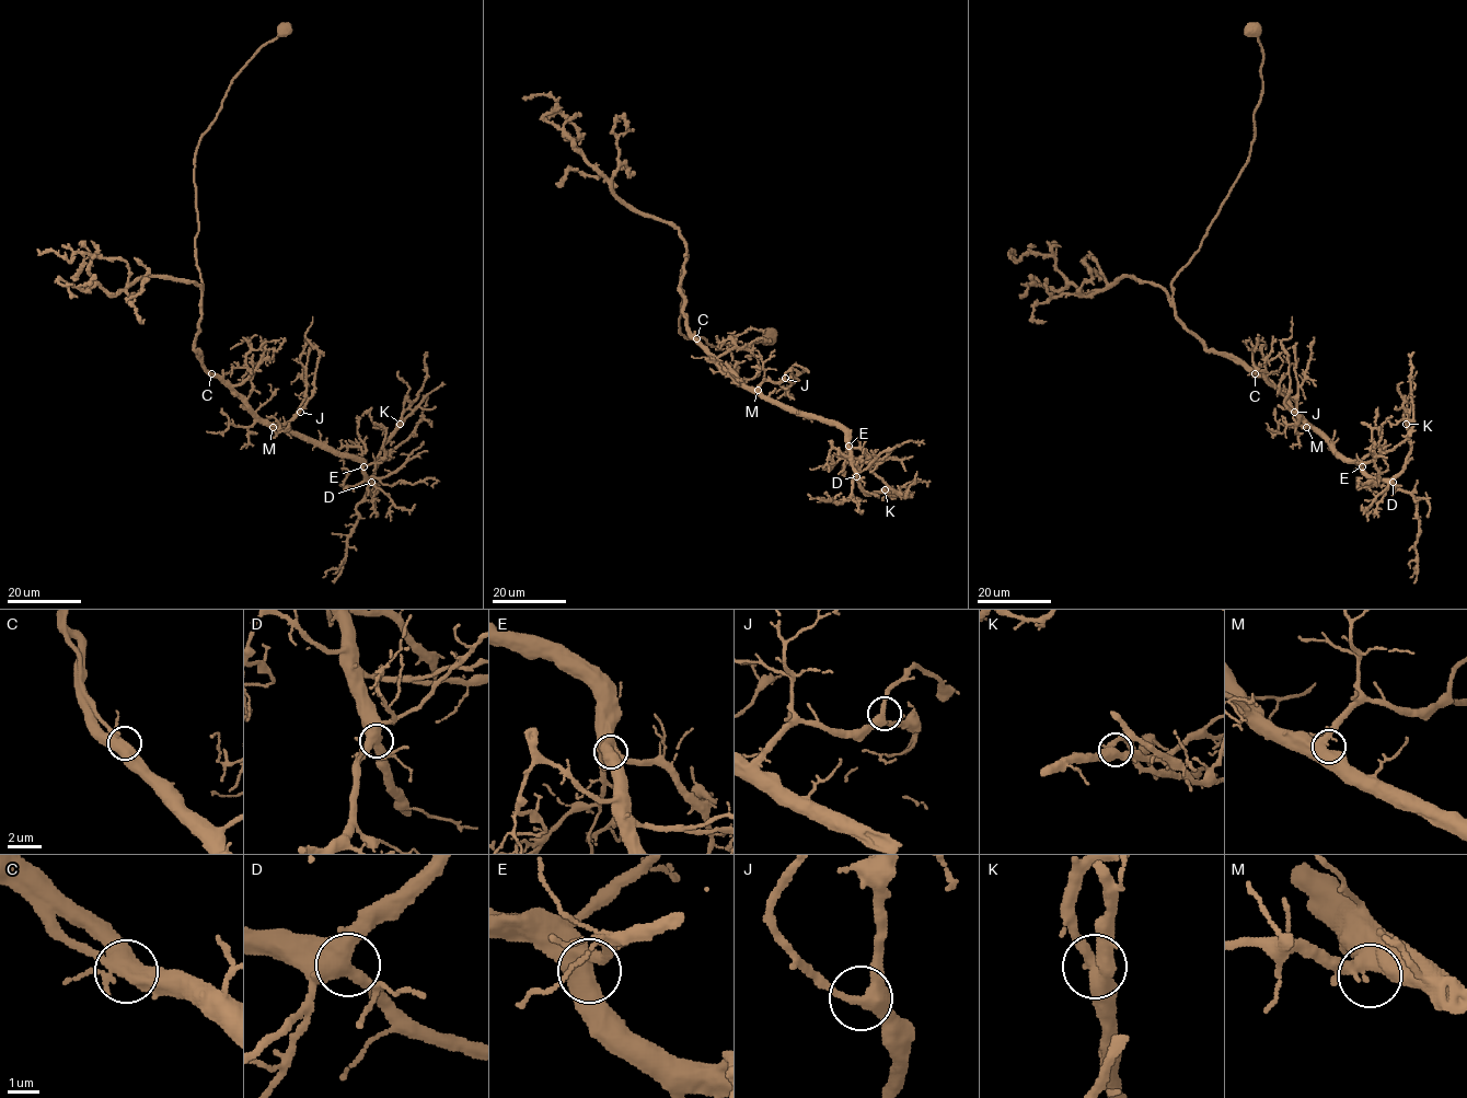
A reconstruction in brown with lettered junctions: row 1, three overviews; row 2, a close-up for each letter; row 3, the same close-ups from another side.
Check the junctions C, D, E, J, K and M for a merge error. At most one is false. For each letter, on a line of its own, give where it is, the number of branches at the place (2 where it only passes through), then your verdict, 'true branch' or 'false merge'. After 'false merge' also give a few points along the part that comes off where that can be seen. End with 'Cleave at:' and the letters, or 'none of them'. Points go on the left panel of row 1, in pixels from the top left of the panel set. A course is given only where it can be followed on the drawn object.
C: (211, 373) | 3 | true branch
D: (371, 482) | 4 | true branch
E: (364, 466) | 3 | true branch
J: (300, 412) | 3 | true branch
K: (400, 424) | 3 | true branch
M: (273, 427) | 3 | true branch
Cleave at: none of them

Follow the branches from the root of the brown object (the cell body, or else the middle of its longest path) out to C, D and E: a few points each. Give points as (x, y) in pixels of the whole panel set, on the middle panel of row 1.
C: (767, 335), (732, 347), (680, 333), (680, 276), (688, 255), (679, 289), (685, 325), (696, 338)
D: (767, 335), (732, 347), (680, 333), (685, 257), (679, 285), (685, 330), (747, 388), (835, 424), (856, 476)
E: (767, 335), (732, 347), (680, 333), (685, 257), (679, 285), (685, 330), (747, 388), (835, 424), (848, 446)

